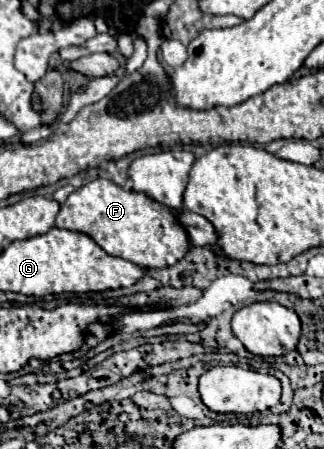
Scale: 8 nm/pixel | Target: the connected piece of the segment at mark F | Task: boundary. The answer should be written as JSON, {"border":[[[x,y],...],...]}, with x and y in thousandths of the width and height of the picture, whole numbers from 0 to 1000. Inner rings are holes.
{"border":[[[321,396],[272,405],[210,437],[173,481],[173,508],[259,517],[284,526],[327,566],[370,570],[438,597],[531,592],[586,557],[574,508],[549,494],[543,468],[469,450],[469,441],[420,423],[383,423]]]}

